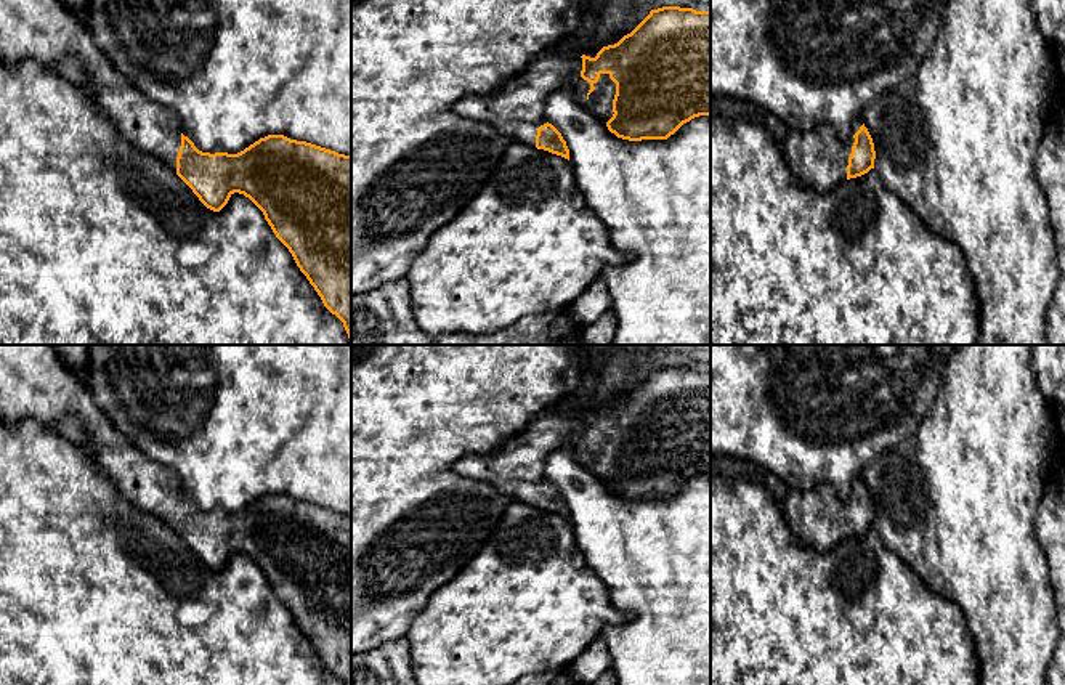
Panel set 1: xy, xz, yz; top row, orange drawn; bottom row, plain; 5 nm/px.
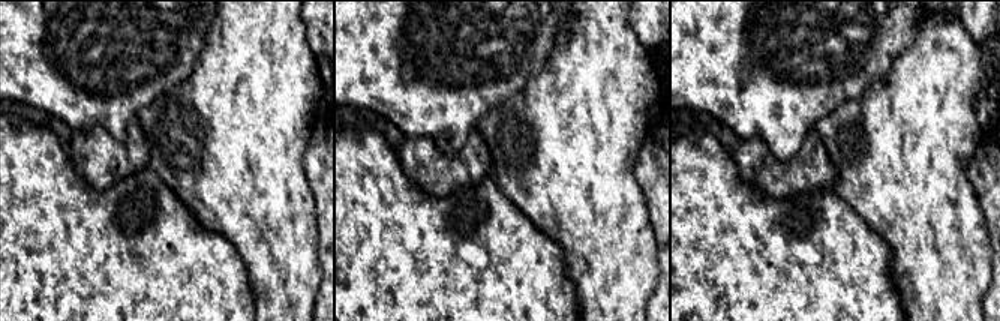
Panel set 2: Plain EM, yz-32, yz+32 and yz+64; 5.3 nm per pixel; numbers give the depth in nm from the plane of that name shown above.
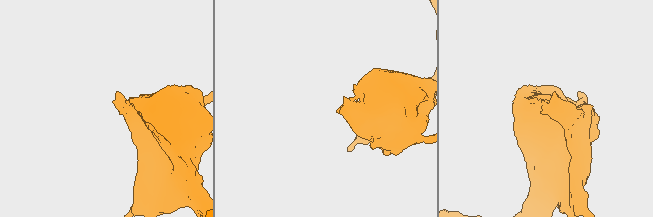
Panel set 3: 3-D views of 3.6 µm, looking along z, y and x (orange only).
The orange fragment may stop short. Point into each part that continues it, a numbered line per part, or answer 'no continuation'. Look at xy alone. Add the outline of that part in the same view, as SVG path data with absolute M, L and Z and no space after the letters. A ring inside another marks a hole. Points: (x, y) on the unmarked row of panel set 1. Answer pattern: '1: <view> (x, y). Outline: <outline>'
1: xy (34, 384). Outline: M0 345L0 419L6 424L34 419L55 428L63 415L80 420L88 440L83 448L87 456L107 476L117 492L136 509L159 517L176 533L181 505L181 483L176 473L151 460L115 430L79 377L64 367L55 345Z

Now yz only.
1: yz (817, 518). Outline: M858 476L852 483L852 496L847 502L836 501L829 489L820 486L807 491L789 489L781 502L786 521L810 547L829 552L847 539L853 494L861 484L861 476Z

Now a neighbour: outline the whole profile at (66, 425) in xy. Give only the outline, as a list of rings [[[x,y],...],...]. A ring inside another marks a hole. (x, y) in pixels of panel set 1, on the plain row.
[[[71,415],[59,417],[55,430],[82,448],[85,448],[88,443],[87,432],[82,427],[80,420],[75,417]]]

